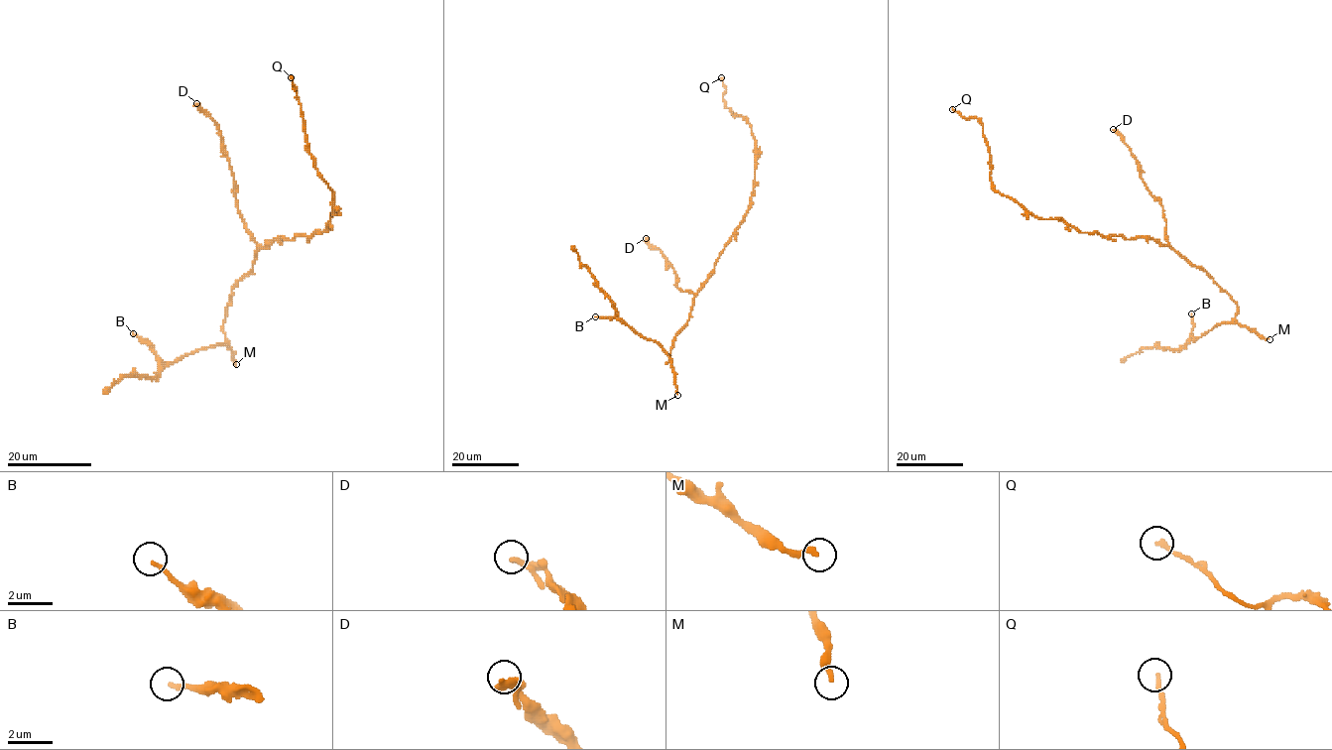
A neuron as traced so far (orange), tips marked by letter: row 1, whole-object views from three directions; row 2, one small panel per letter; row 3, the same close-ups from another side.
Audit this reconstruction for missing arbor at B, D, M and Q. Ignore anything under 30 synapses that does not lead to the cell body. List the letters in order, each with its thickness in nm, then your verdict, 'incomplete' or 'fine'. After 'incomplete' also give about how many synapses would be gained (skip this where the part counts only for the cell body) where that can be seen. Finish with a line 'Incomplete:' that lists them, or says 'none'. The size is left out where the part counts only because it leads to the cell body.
B: 200 nm thick; fine
D: 190 nm thick; fine
M: 220 nm thick; fine
Q: 180 nm thick; fine
Incomplete: none

